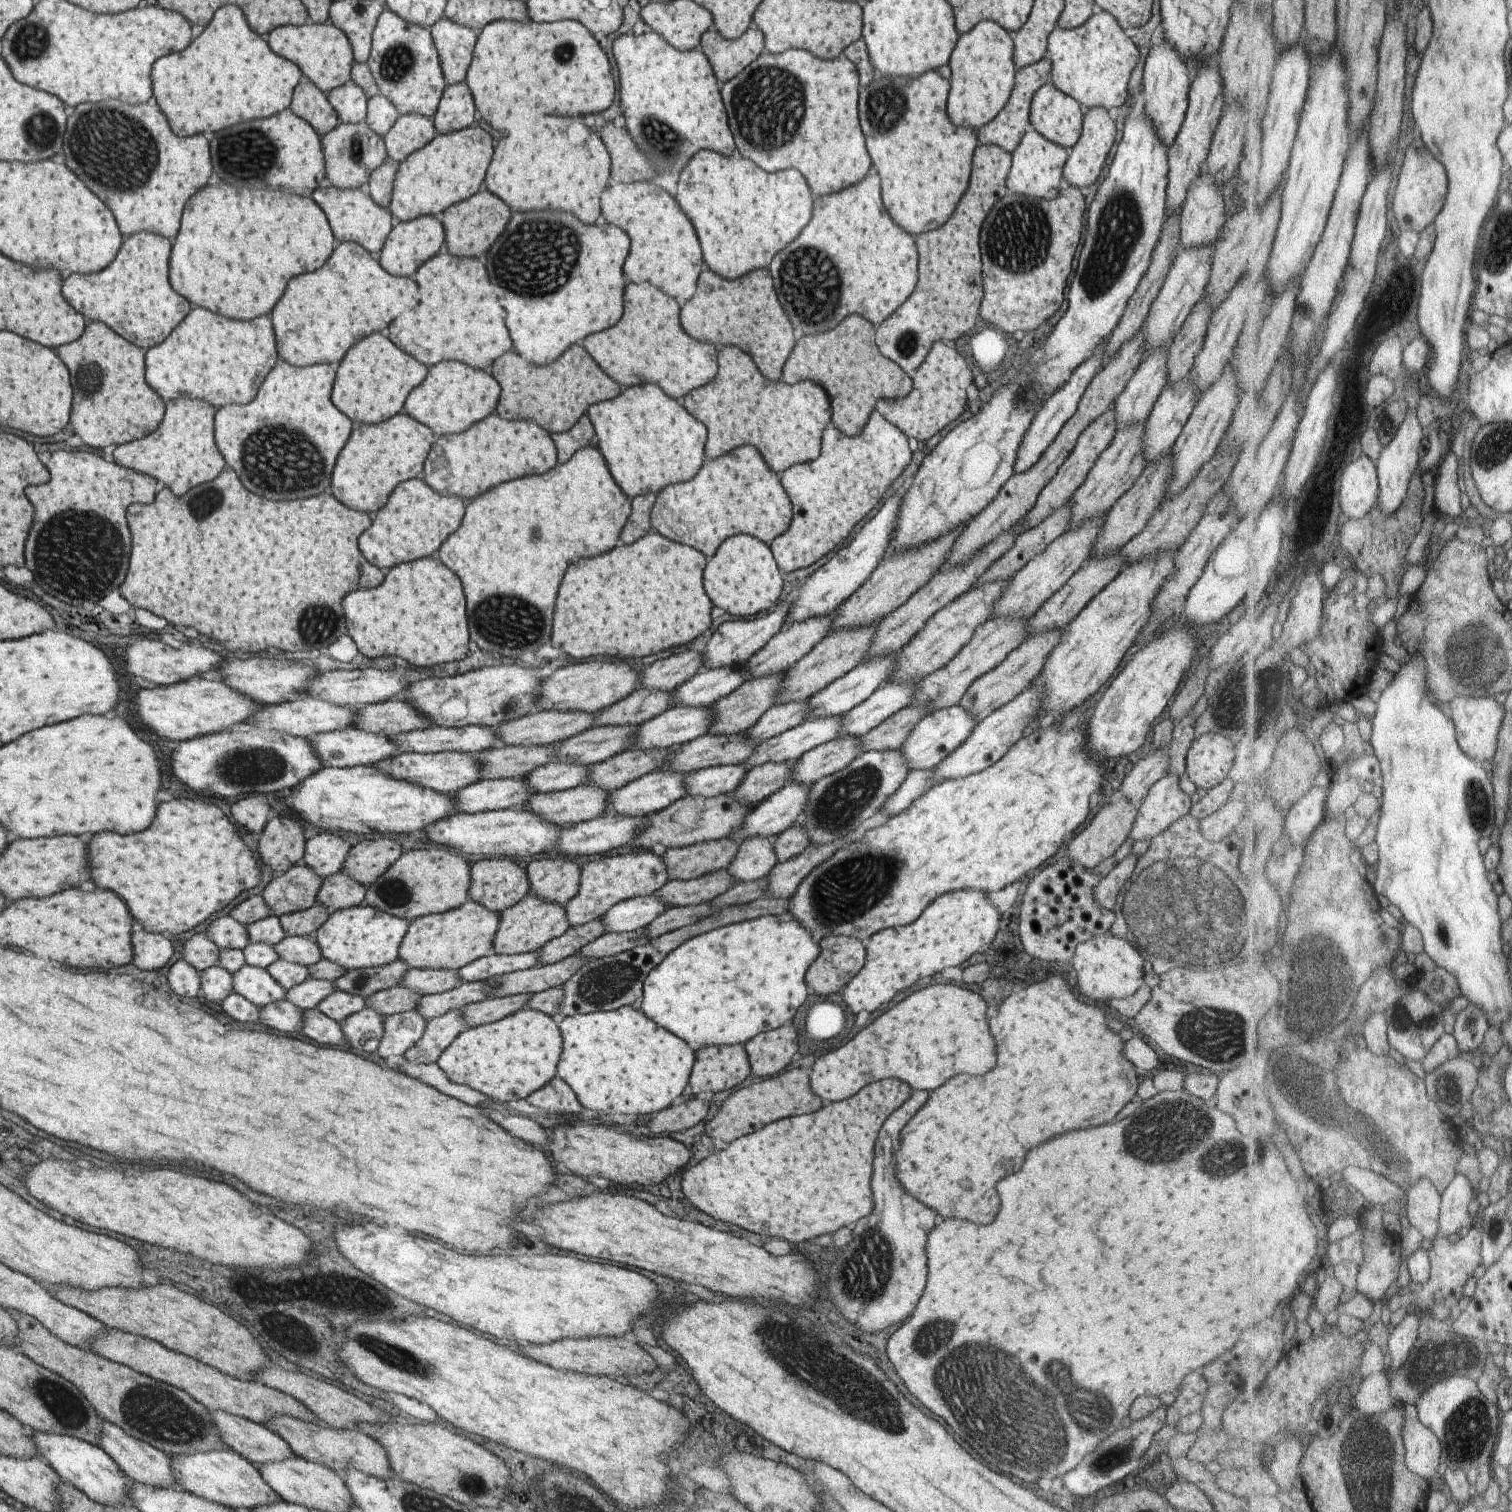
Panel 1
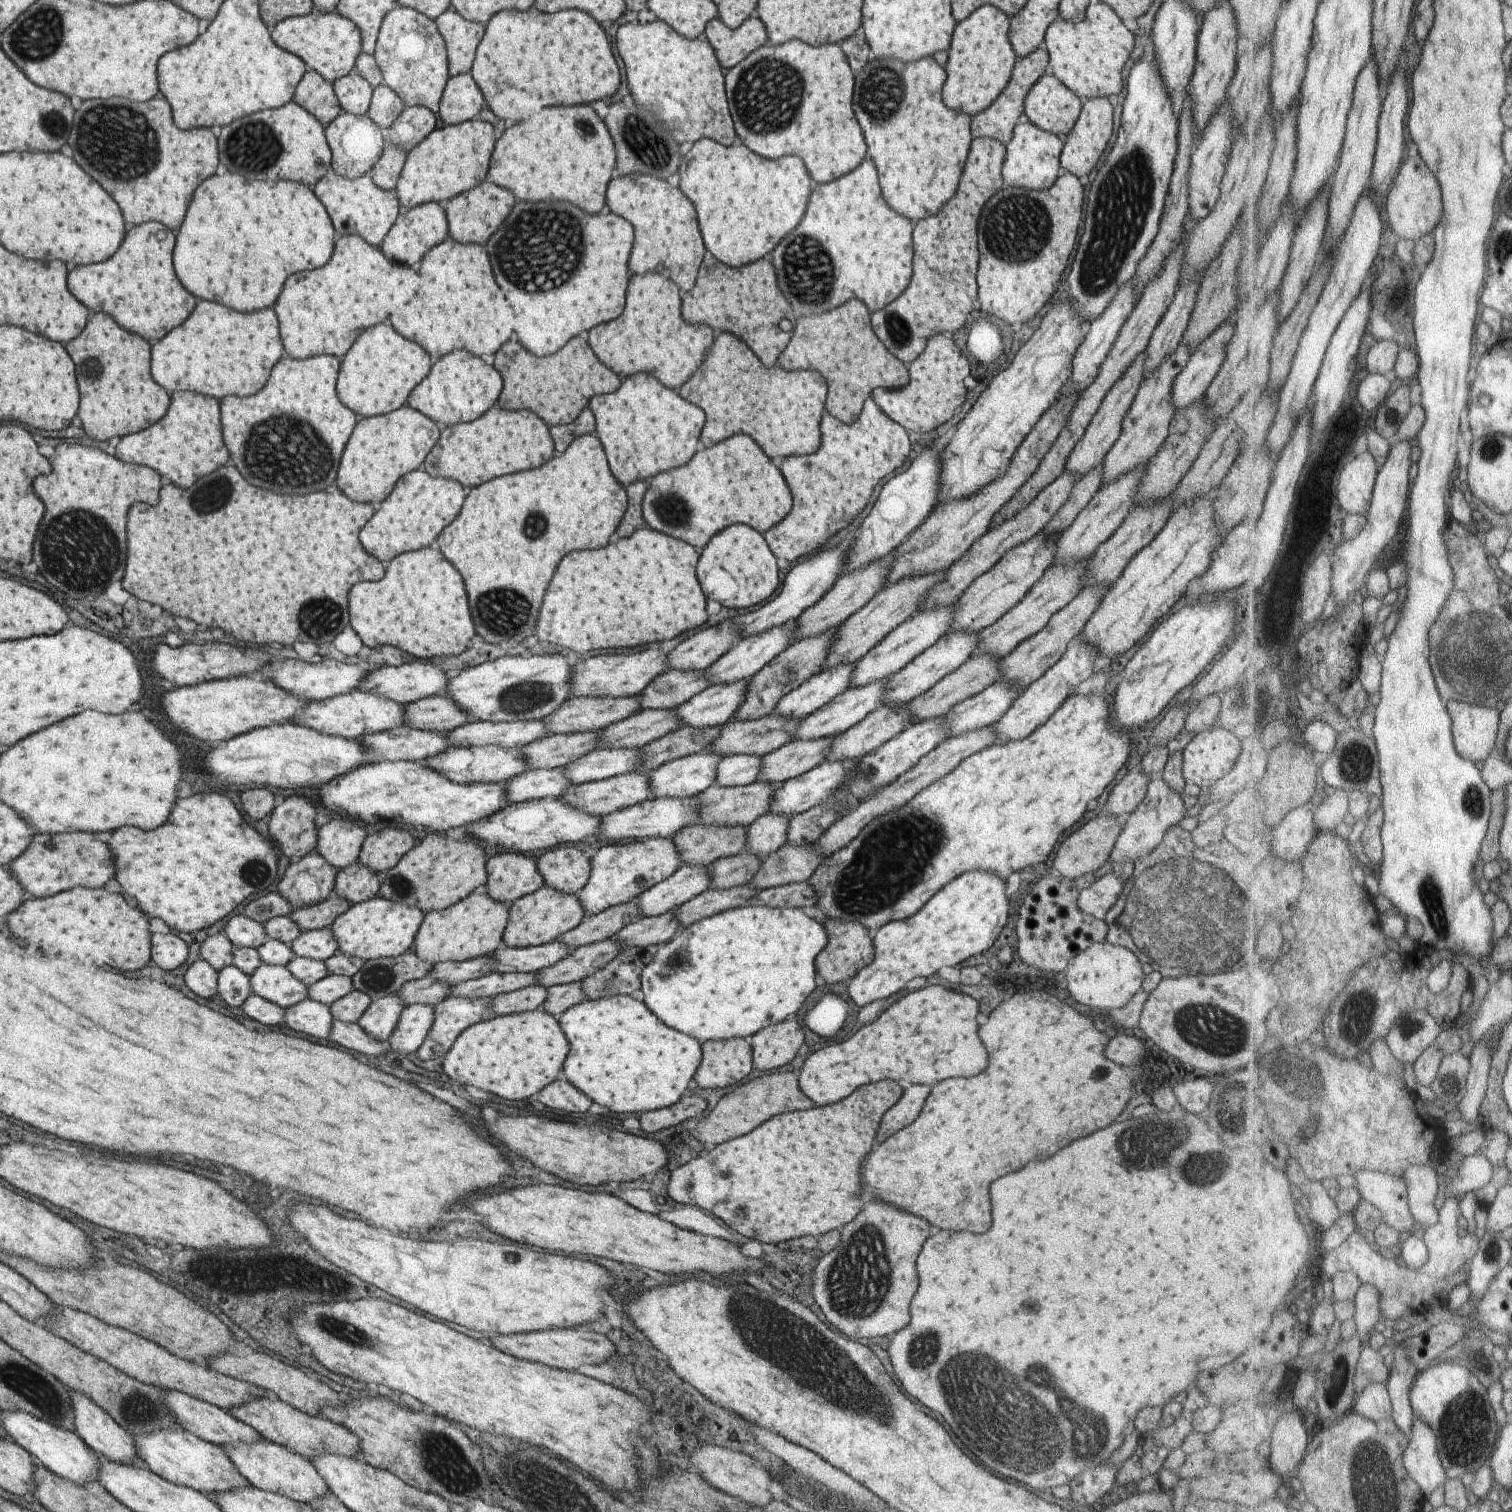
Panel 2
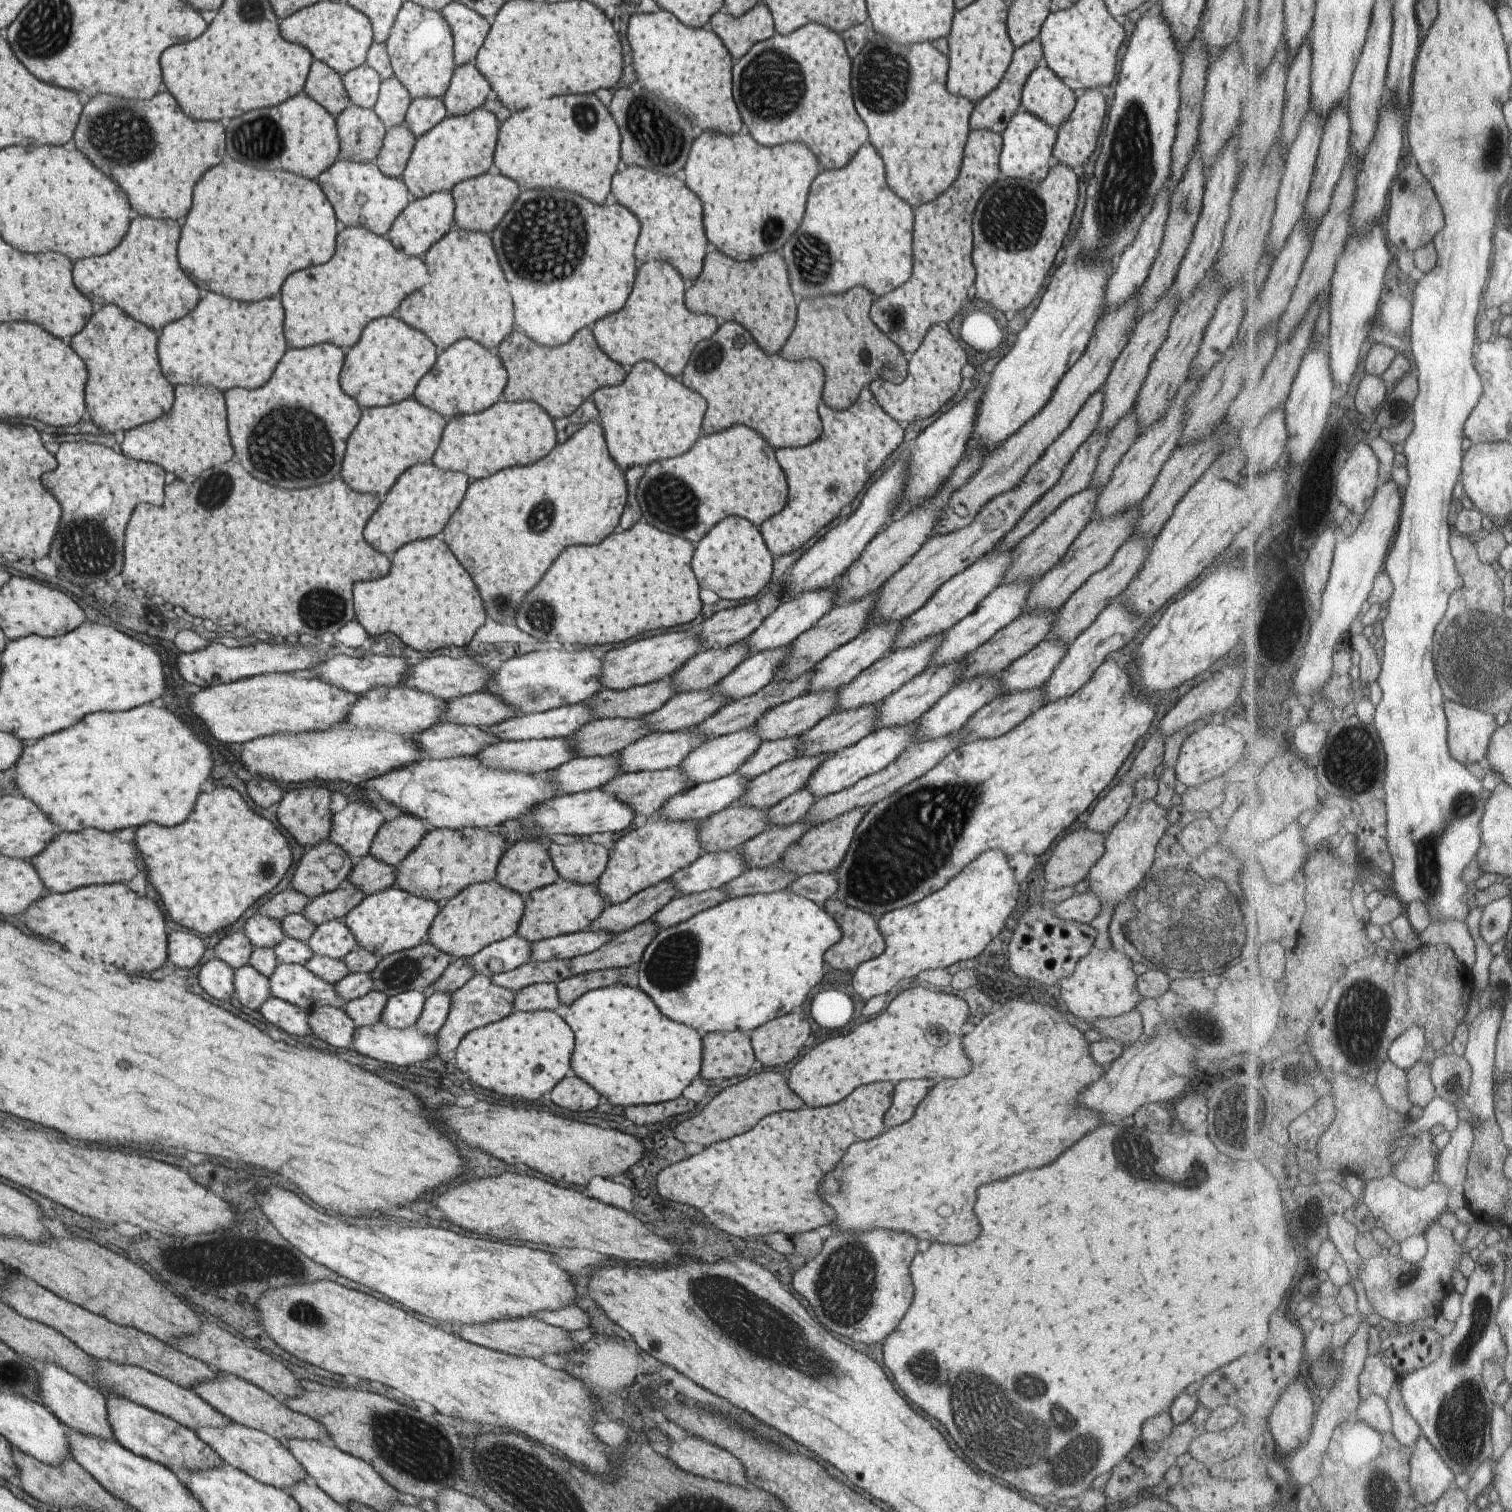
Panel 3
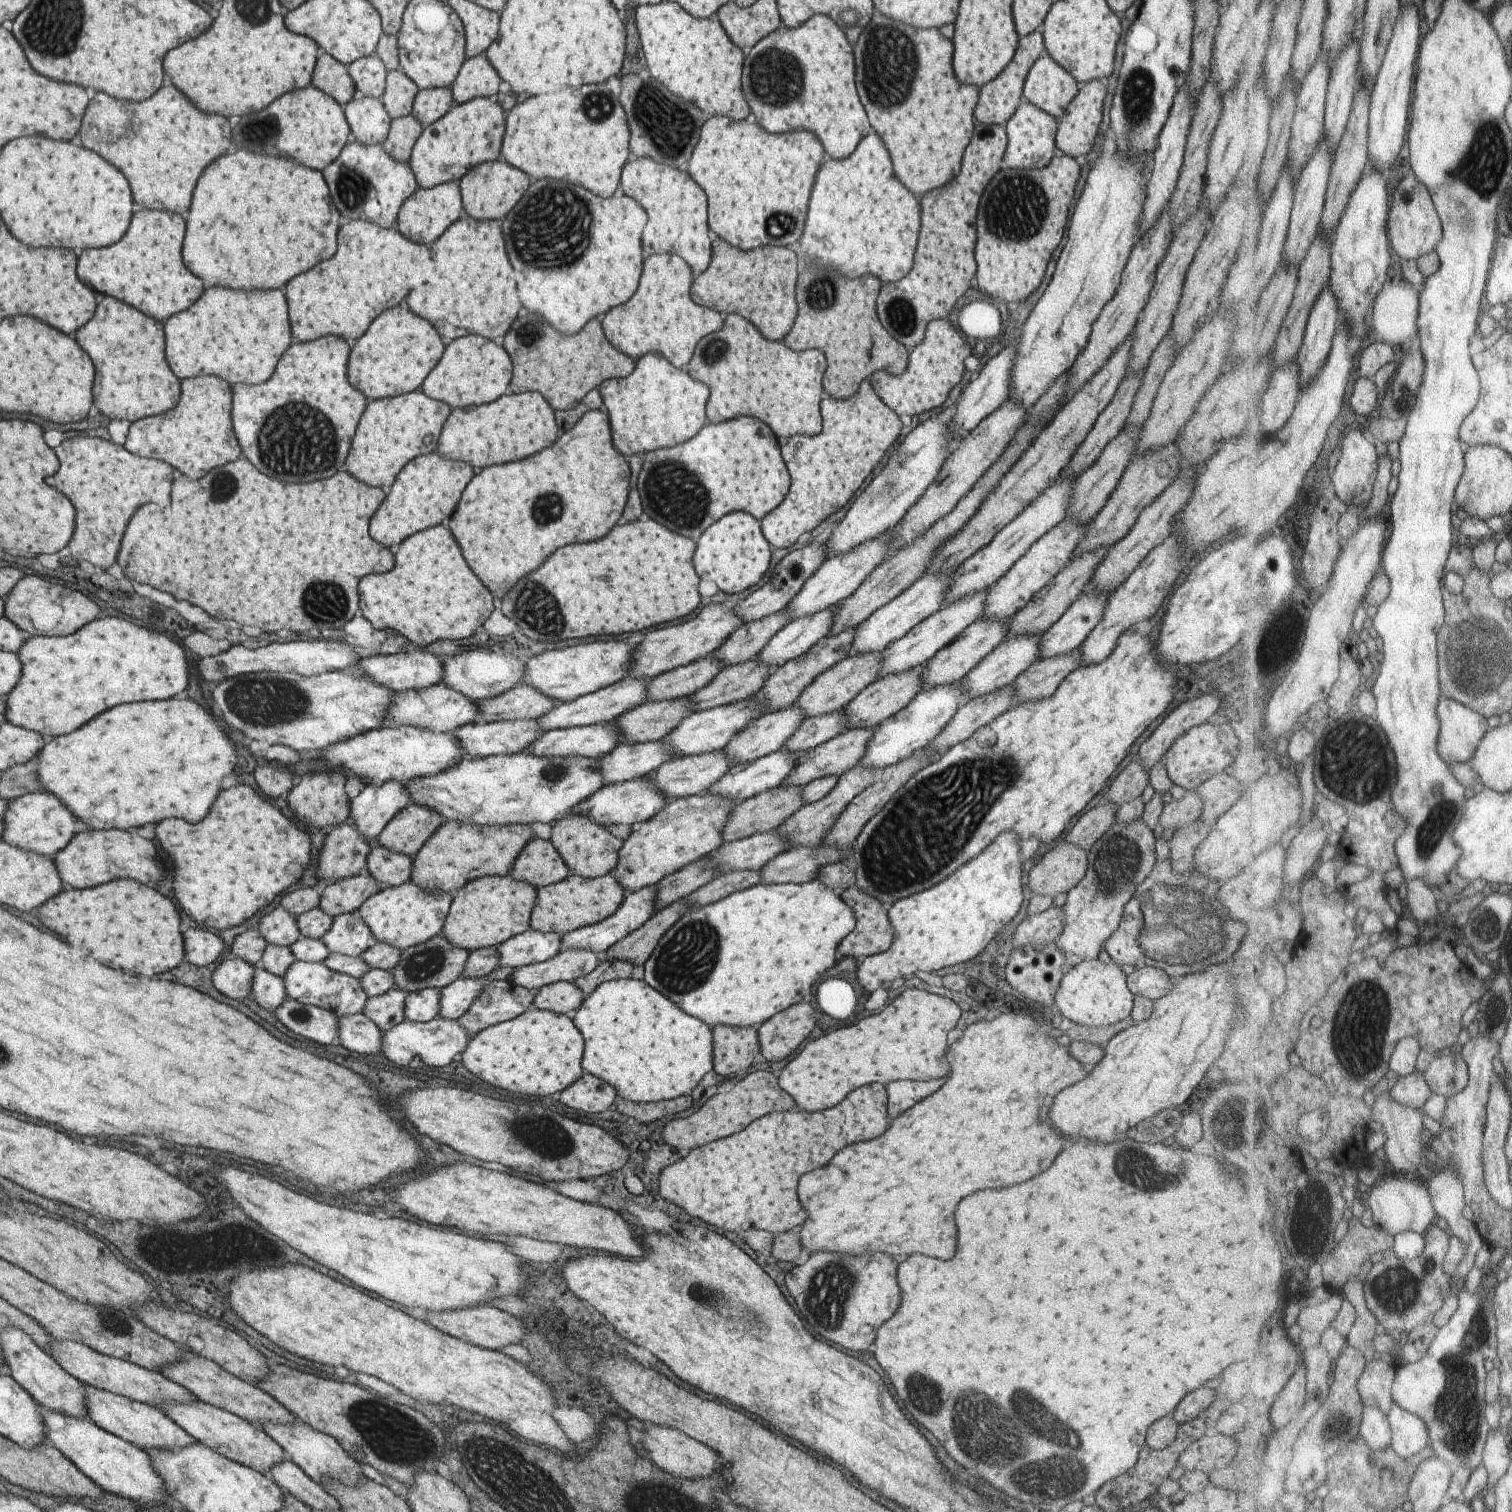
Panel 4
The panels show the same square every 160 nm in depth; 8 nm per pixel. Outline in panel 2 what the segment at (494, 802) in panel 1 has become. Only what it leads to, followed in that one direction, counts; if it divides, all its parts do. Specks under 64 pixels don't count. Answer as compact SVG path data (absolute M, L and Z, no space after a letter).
M558 768L527 769L503 782L504 795L509 803L522 803L545 797L555 799L563 789L571 785Z

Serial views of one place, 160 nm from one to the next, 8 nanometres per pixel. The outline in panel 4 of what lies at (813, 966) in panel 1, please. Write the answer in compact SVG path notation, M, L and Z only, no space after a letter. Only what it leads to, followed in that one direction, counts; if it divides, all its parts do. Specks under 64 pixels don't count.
M854 886L841 890L838 897L854 914L852 931L836 946L839 961L849 960L849 956L851 956L851 962L853 962L859 956L868 957L887 950L892 941L892 928L886 915L886 907L867 894L863 894L863 891L857 890Z

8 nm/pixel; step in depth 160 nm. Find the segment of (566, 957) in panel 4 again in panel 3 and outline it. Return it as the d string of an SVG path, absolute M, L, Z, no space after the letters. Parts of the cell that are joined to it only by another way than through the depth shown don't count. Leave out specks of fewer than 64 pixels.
M568 959L529 961L516 966L513 970L493 975L490 981L514 993L533 983L557 984L569 975L571 974L568 969Z

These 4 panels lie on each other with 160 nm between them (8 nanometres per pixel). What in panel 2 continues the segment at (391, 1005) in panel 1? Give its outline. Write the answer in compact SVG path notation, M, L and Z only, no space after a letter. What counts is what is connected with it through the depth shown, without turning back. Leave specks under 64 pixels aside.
M431 976L406 982L395 992L400 998L403 1007L419 1003L420 1005L434 1006L445 998L449 985L433 980Z

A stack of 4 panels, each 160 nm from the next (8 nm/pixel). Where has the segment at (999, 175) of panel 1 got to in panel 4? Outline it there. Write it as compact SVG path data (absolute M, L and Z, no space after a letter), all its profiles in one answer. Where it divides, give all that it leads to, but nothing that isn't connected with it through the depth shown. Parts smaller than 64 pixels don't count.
M975 122L971 140L962 152L959 174L921 198L921 228L913 268L899 282L883 283L876 298L880 325L905 348L913 348L921 342L929 321L946 319L955 302L971 286L976 273L976 210L983 189L1001 168L1006 144L1004 127Z

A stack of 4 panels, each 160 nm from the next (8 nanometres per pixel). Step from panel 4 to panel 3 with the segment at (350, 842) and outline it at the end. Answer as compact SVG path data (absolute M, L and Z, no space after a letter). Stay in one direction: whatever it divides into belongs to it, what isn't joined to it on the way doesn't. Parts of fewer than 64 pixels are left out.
M329 840L319 843L306 849L297 862L289 888L311 900L342 886L353 862L342 847Z

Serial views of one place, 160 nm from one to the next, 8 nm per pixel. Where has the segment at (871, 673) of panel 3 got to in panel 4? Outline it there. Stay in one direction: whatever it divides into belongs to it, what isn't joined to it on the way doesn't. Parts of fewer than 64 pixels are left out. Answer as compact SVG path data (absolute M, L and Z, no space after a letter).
M988 589L975 596L960 598L946 607L941 606L938 611L911 627L911 630L908 630L901 638L887 645L880 652L880 667L876 679L882 679L887 675L896 675L913 668L921 668L939 649L955 640L964 628L981 616L987 591Z

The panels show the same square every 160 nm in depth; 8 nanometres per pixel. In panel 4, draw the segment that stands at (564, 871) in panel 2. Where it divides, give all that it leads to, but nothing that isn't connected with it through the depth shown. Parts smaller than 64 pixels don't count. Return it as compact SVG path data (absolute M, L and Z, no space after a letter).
M567 814L551 827L548 841L555 847L571 874L592 879L610 873L616 865L623 841L613 837L608 828L592 823L581 815Z

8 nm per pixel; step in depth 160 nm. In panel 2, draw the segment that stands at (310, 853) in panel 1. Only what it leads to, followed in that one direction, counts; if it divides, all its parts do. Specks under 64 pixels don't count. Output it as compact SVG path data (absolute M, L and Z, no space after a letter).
M333 816L328 824L319 827L317 854L336 870L357 862L358 852L366 838L363 825L343 816Z

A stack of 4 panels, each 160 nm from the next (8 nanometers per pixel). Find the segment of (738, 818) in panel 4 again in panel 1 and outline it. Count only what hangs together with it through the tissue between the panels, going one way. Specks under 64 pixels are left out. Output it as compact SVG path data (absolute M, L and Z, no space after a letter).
M723 837L676 849L667 848L661 855L661 862L668 871L669 881L686 881L725 870L737 849L738 842Z

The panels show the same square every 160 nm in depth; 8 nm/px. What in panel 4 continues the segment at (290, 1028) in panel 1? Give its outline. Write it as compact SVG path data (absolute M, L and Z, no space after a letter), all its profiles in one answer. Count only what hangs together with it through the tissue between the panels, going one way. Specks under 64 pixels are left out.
M363 1013L343 1015L337 1020L337 1040L343 1048L357 1054L380 1054L382 1031Z

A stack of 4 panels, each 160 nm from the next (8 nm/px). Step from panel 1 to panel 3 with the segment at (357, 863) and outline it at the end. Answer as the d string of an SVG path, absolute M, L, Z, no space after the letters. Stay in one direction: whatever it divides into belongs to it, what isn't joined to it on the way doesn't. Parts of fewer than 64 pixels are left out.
M404 813L404 816L382 824L371 841L369 854L395 868L419 844L425 833L423 821Z

